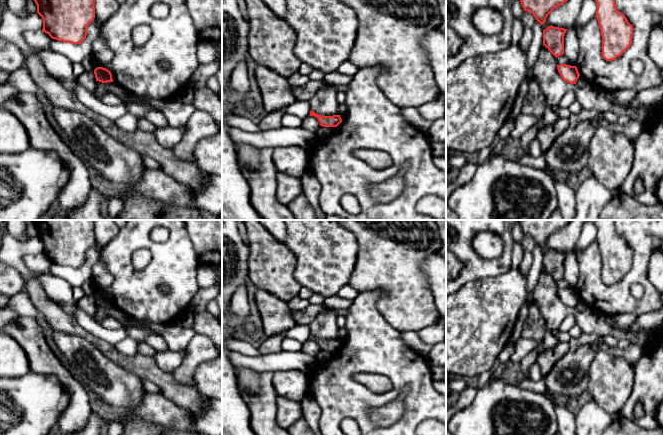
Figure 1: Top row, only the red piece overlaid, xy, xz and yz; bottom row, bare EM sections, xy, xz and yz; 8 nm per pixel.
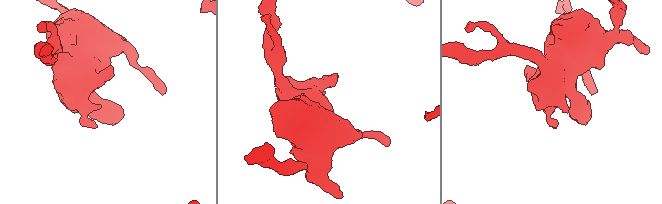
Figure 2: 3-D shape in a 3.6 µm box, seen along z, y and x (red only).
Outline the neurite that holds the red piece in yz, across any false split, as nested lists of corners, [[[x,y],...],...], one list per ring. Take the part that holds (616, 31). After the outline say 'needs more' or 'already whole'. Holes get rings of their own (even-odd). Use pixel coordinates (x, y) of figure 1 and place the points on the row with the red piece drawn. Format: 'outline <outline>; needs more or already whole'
outline [[[595,0],[596,18],[602,36],[602,57],[606,61],[615,60],[631,45],[633,26],[625,15],[616,8],[615,0]]]; already whole

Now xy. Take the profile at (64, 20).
outline [[[34,0],[37,13],[43,19],[42,31],[52,39],[81,44],[87,36],[87,26],[95,18],[95,0]]]; already whole

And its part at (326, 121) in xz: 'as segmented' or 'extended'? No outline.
as segmented

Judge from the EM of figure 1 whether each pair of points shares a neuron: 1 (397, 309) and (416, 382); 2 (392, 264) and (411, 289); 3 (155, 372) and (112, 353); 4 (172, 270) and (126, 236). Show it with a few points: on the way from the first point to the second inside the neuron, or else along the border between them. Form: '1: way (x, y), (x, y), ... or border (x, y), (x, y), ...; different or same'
1: border (382, 316), (388, 323), (400, 331); different
2: way (395, 270), (405, 283); same
3: way (144, 366), (123, 361); same
4: way (163, 258), (148, 243), (138, 237); same

